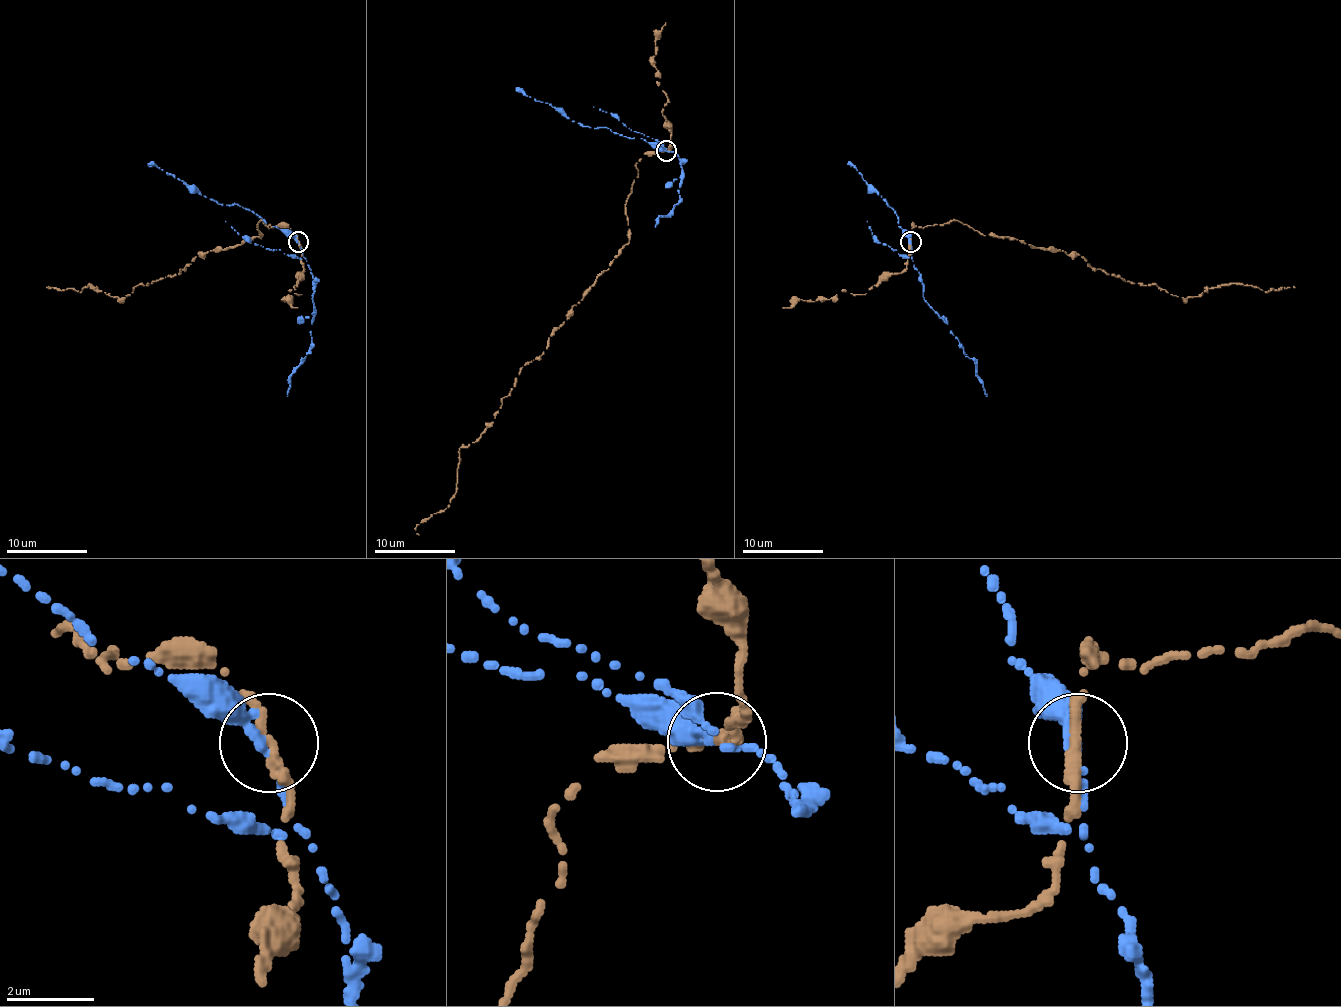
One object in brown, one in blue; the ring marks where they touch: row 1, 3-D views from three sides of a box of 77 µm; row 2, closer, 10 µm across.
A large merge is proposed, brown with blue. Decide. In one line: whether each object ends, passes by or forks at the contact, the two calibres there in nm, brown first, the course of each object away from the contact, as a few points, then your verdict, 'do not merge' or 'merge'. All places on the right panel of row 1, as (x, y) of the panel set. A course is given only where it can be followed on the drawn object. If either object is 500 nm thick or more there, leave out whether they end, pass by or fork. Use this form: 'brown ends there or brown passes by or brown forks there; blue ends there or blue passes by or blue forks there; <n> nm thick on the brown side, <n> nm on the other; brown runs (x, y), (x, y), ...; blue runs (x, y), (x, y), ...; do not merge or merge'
brown ends there; blue passes by; 360 nm thick on the brown side, 220 nm on the other; brown runs (910, 242), (914, 226), (953, 220), (1079, 254), (1184, 299), (1229, 283), (1294, 287); blue runs (910, 242), (898, 226), (896, 211), (847, 163); do not merge

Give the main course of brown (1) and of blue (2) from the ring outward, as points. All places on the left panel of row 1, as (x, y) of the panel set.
1: (298, 242), (288, 226), (261, 220), (261, 236), (198, 254), (123, 299), (89, 283), (50, 287)
2: (298, 242), (241, 205), (221, 205), (147, 163)

